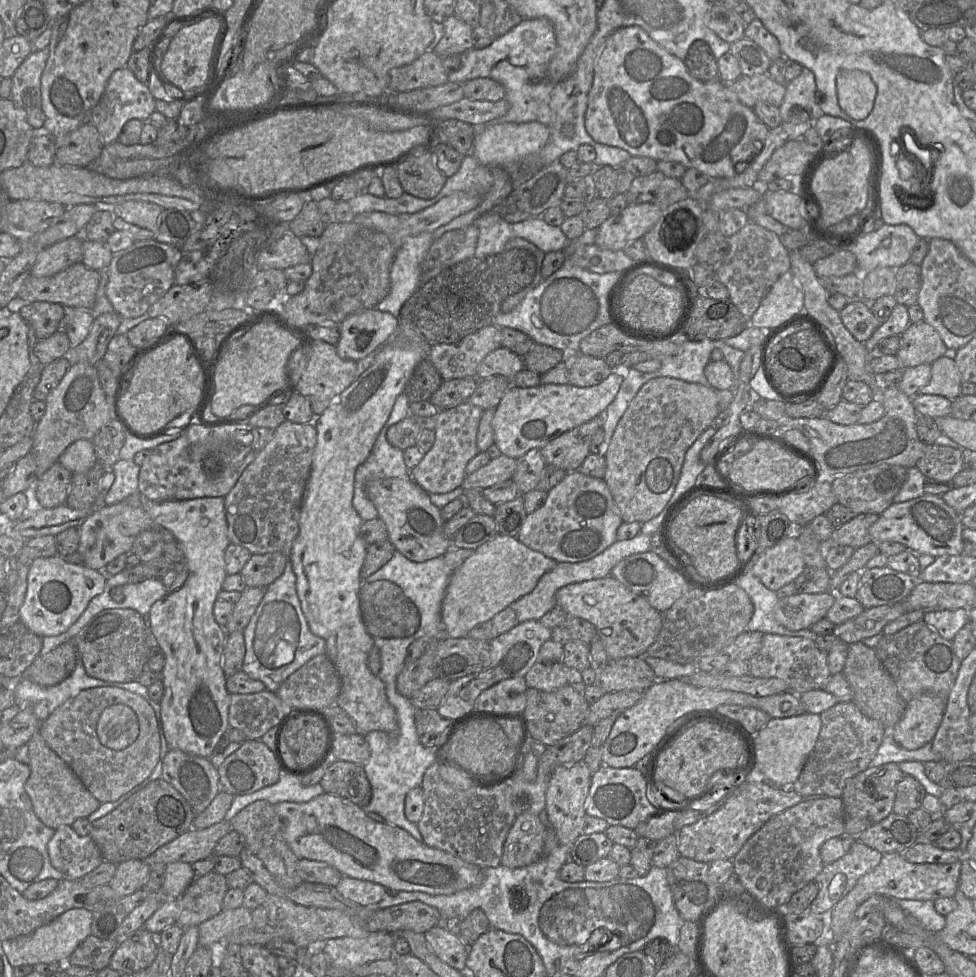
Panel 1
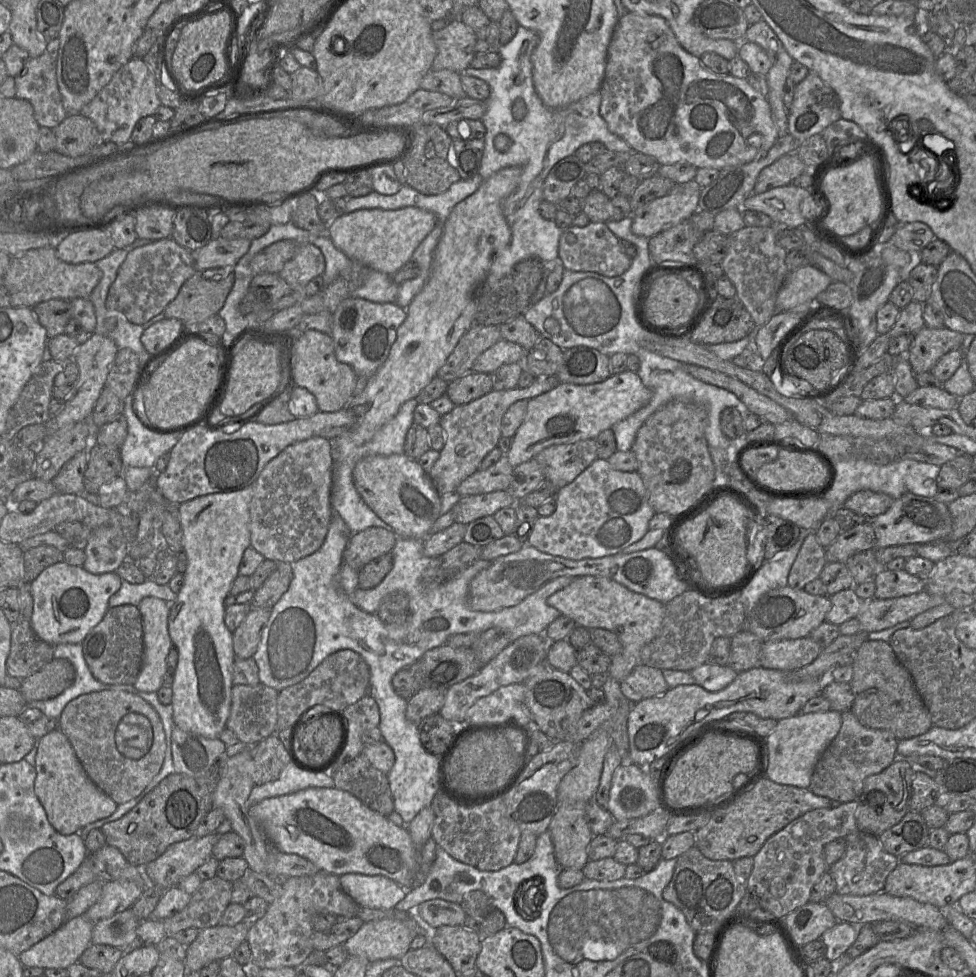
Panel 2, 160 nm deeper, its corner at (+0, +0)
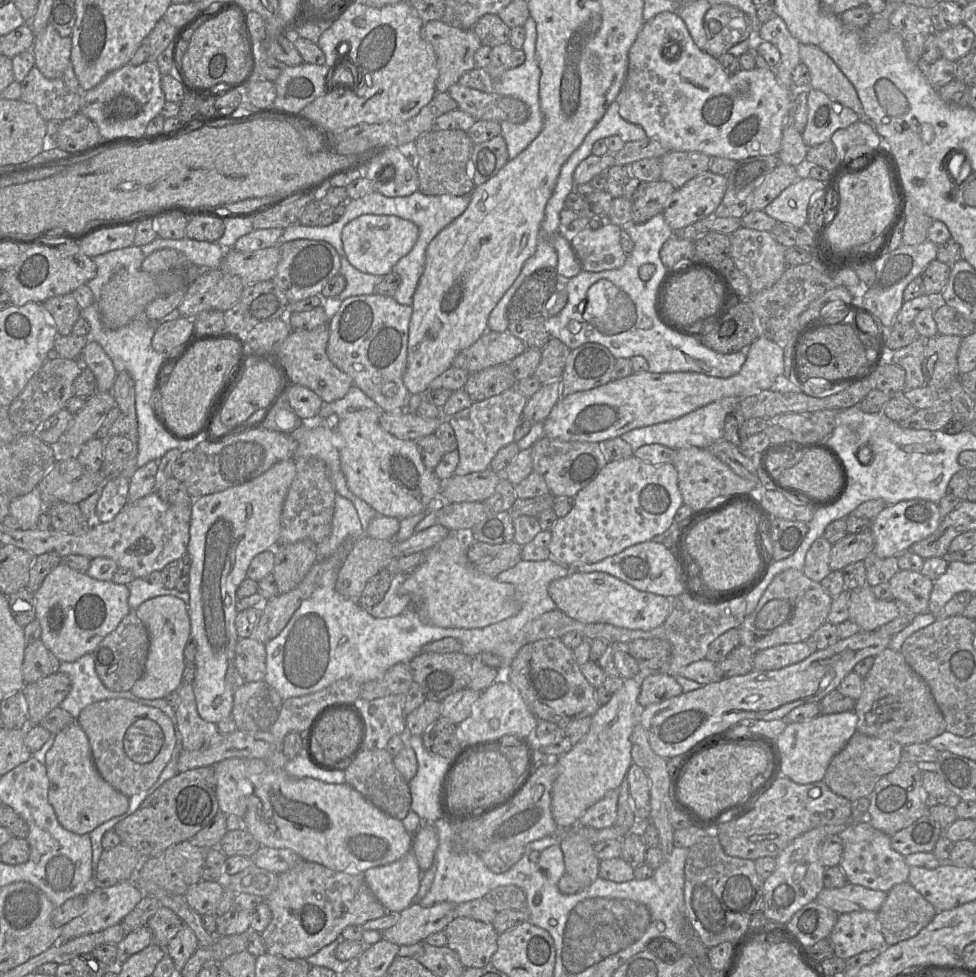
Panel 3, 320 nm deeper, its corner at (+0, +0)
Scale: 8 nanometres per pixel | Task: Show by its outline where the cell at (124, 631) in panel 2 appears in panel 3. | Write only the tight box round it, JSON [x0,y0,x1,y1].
[92,609,149,691]

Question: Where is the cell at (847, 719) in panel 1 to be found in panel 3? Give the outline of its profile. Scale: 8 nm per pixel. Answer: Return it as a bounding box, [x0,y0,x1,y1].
[823,731,902,801]

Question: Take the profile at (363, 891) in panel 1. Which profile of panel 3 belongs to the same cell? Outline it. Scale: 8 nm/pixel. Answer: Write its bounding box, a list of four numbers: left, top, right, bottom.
[363,848,422,913]

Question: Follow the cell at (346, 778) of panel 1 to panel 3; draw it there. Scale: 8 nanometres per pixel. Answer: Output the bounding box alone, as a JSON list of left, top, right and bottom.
[345,749,411,821]

